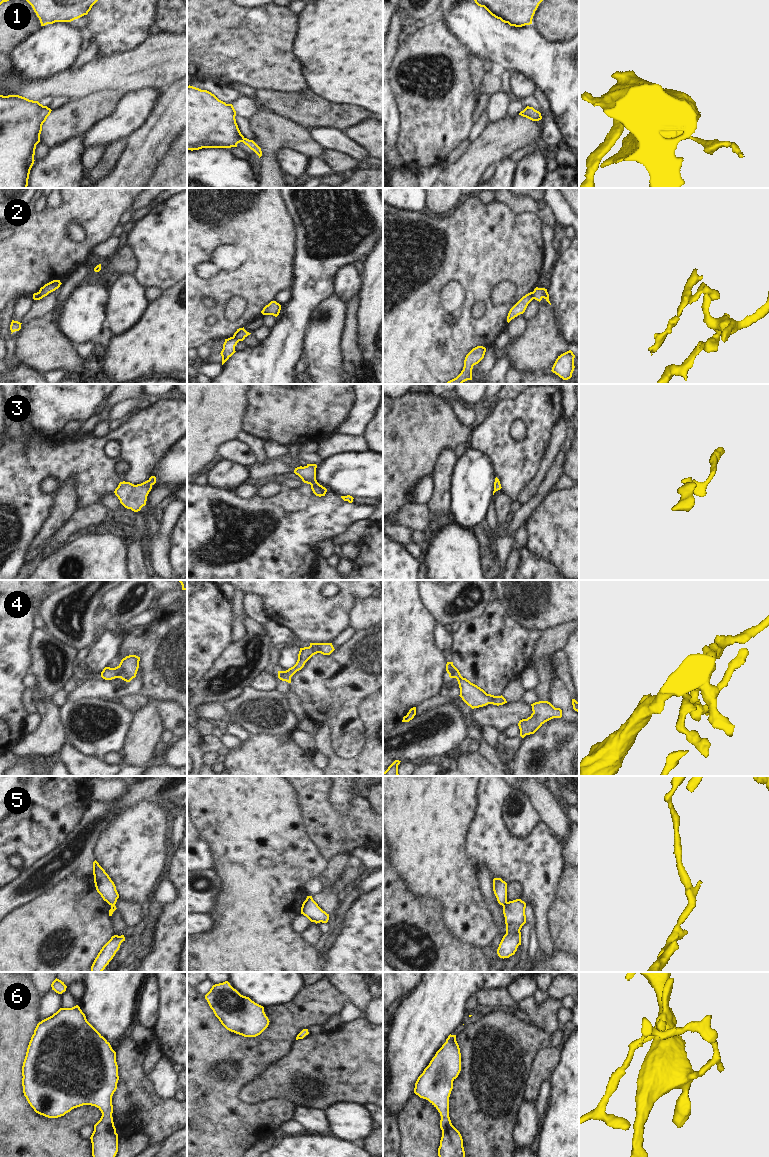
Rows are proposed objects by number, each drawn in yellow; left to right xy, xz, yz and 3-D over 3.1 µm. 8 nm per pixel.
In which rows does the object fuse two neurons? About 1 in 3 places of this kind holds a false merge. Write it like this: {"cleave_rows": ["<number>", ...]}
{"cleave_rows": ["2", "4", "5"]}

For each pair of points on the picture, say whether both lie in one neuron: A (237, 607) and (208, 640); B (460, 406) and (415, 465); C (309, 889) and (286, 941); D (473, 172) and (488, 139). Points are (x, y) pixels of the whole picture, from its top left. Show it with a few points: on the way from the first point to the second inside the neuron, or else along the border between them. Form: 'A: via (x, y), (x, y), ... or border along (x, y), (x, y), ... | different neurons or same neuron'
A: border along (231, 603), (233, 623), (229, 635) | different neurons
B: border along (448, 399), (457, 418), (463, 424), (472, 427) | different neurons
C: border along (318, 877), (304, 884), (306, 895) | different neurons
D: via (473, 164), (474, 160), (487, 147) | same neuron

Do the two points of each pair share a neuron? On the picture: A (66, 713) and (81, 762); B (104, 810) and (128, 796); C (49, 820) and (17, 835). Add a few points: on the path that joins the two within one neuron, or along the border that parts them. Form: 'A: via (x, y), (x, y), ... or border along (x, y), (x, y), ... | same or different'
A: border along (66, 742), (86, 754), (95, 755), (99, 758) | different
B: via (110, 810), (114, 810), (123, 802) | same
C: via (41, 823), (33, 831), (25, 832) | same

